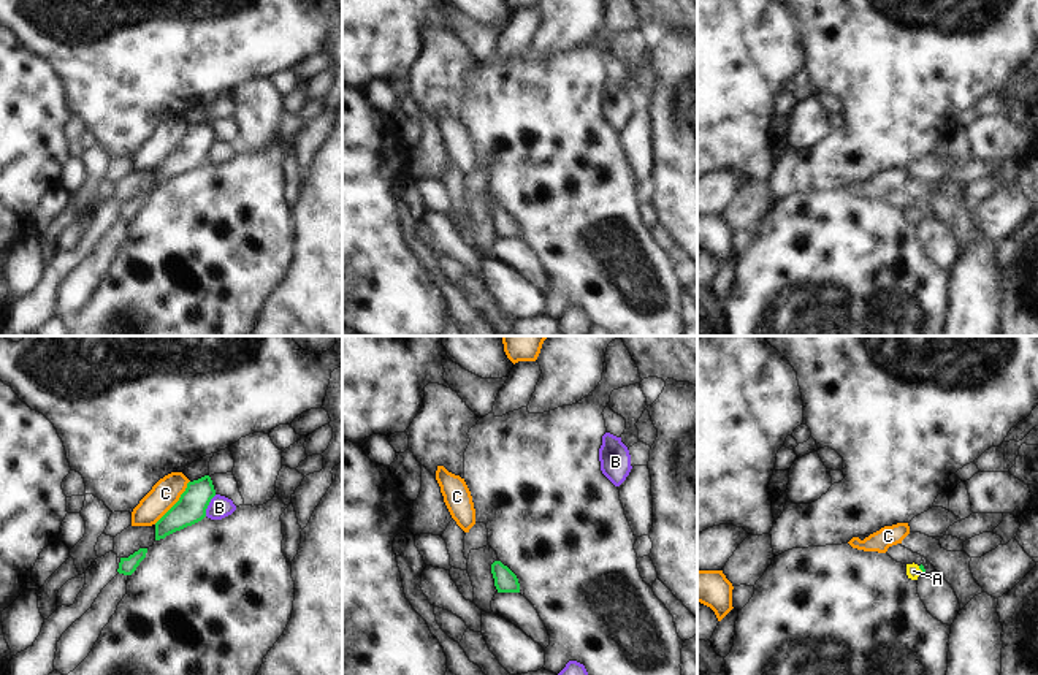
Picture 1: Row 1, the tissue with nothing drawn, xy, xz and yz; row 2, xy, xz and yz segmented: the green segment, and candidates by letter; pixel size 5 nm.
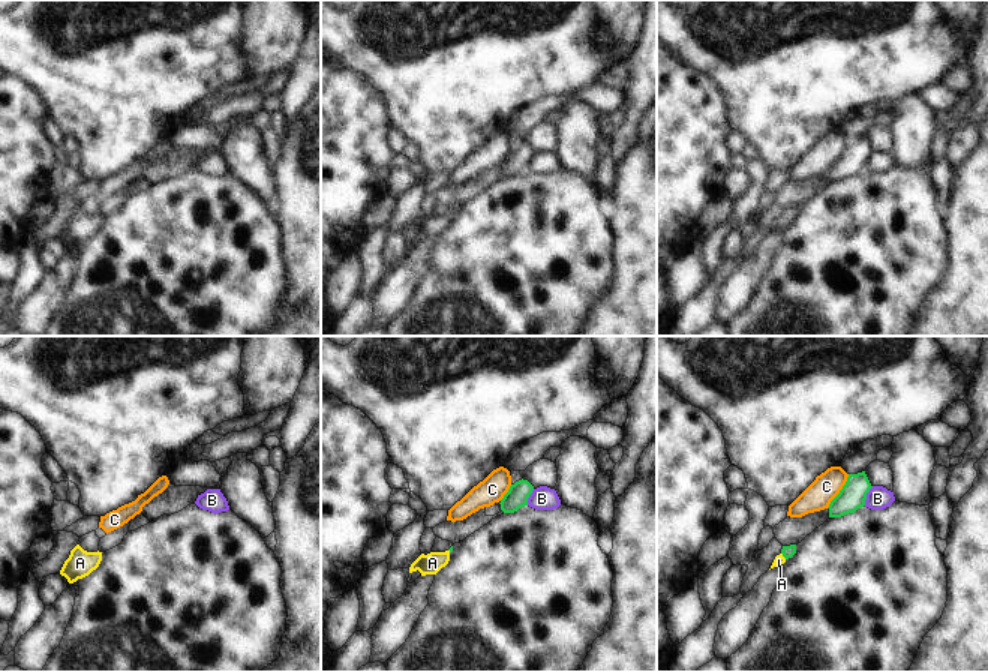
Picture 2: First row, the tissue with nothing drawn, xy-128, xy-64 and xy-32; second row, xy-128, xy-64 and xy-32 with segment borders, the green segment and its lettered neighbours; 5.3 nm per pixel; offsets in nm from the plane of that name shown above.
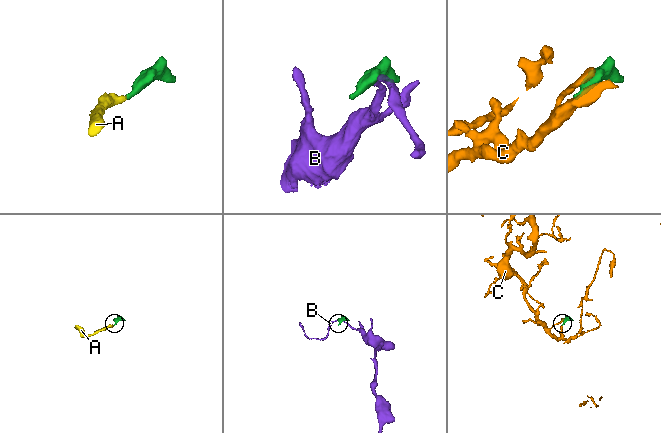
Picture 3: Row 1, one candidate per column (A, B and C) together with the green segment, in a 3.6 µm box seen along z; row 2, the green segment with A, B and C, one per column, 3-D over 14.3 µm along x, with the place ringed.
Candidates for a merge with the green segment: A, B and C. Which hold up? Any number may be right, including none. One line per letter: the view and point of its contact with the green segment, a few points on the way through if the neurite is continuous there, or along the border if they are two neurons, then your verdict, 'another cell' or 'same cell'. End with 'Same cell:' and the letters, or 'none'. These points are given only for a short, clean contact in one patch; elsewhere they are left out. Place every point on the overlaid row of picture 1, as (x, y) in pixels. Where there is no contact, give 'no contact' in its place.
A: contact yz (919, 568); way yz (921, 566), (919, 568), (913, 571); same cell
B: contact xy (208, 504); another cell
C: contact xy (176, 503); border xy (189, 480), (181, 496), (154, 523); another cell
Same cell: A

